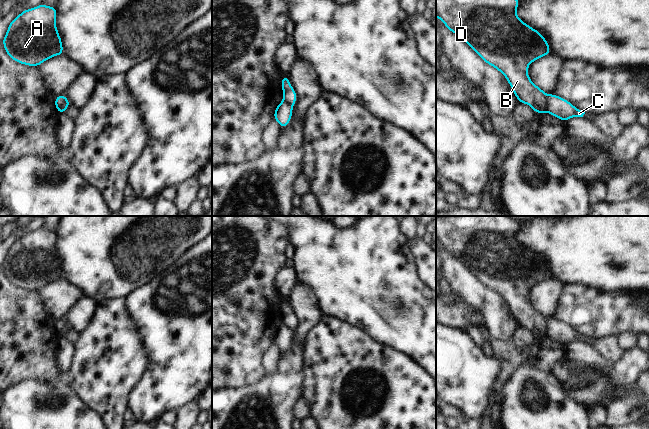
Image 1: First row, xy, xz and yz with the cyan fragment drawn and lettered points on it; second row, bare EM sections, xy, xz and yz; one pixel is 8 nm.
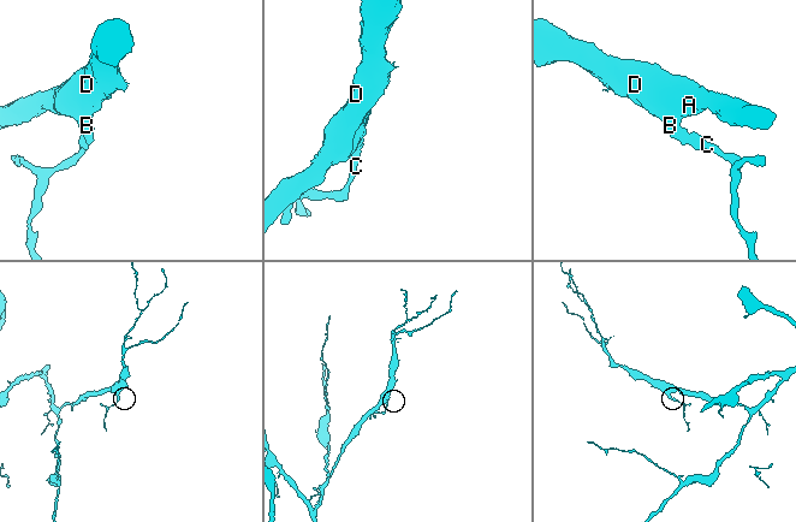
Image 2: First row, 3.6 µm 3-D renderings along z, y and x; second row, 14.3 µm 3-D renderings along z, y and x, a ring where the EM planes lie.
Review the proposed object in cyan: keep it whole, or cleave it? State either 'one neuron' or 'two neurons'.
two neurons

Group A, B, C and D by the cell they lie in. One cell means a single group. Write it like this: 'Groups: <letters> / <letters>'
Groups: A B D / C

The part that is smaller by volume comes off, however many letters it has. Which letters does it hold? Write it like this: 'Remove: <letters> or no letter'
Remove: C

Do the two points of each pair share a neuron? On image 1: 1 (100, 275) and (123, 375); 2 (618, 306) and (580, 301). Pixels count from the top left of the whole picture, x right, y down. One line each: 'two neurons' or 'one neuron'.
1: two neurons
2: one neuron

